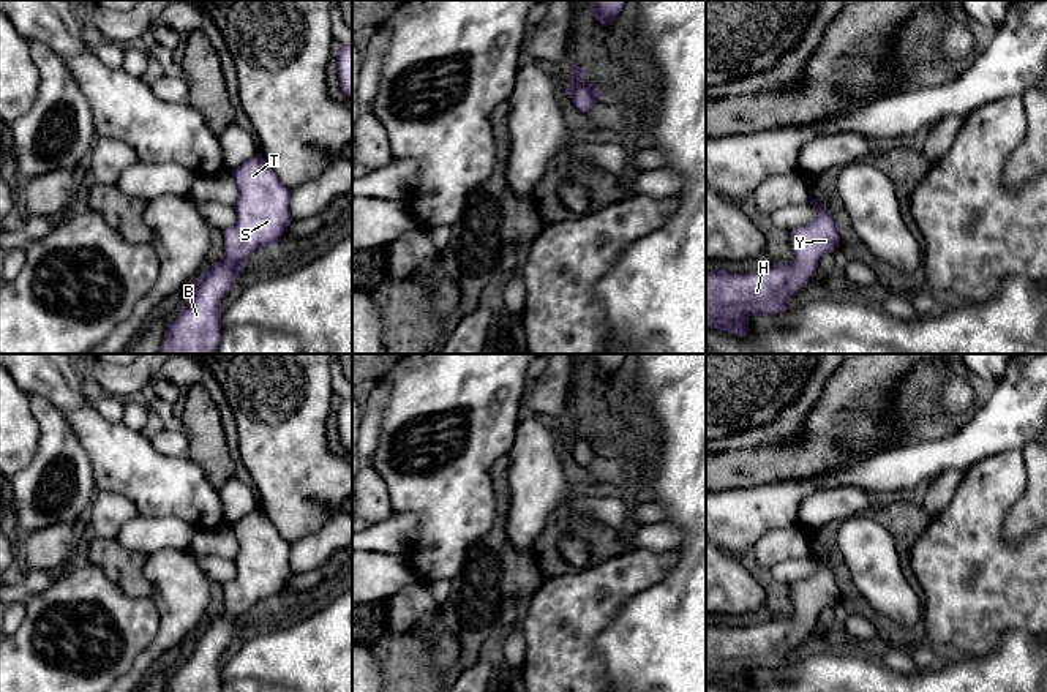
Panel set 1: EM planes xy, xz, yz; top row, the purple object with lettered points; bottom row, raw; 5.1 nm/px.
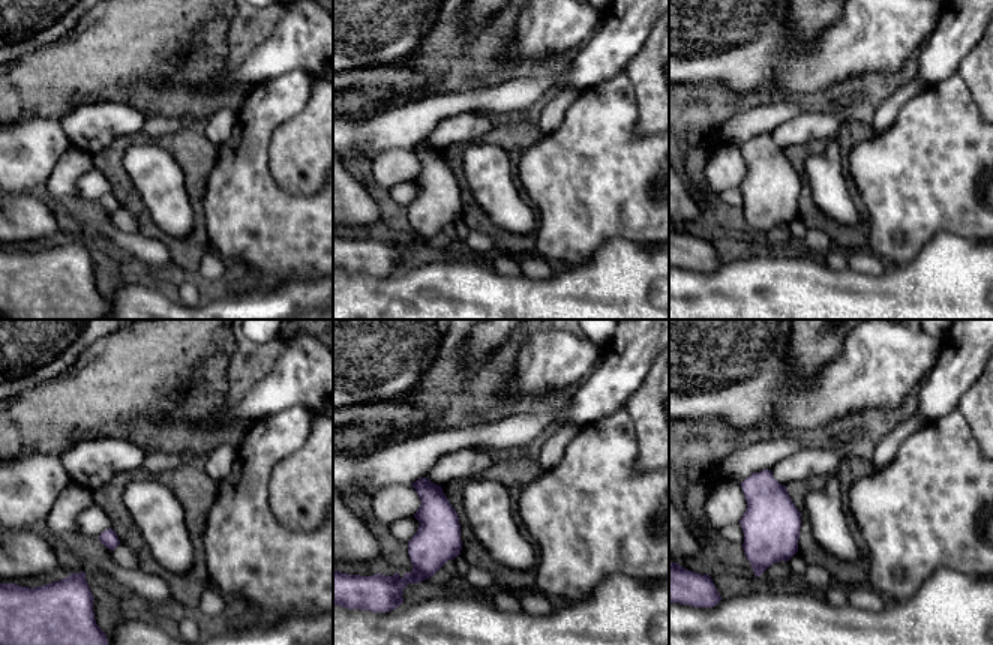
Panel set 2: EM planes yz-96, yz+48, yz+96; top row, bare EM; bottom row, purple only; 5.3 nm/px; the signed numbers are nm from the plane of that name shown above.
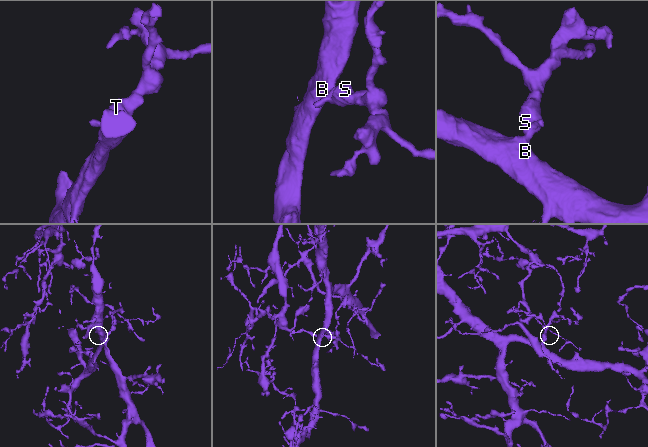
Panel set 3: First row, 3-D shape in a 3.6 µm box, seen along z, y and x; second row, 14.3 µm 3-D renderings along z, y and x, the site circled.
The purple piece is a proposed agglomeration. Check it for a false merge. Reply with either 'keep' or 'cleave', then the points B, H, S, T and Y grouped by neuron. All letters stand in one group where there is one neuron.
keep; B H S T Y

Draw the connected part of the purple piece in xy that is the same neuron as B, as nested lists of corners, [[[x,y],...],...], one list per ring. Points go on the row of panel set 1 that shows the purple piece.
[[[261,152],[231,172],[238,188],[234,204],[237,221],[224,234],[221,262],[205,267],[202,276],[191,284],[188,303],[172,324],[167,324],[158,354],[216,354],[221,341],[221,300],[234,288],[237,275],[245,270],[251,253],[262,246],[276,246],[292,221],[289,212],[291,191]]]

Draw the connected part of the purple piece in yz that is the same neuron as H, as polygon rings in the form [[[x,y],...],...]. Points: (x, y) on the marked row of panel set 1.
[[[810,194],[815,218],[791,231],[793,261],[745,273],[706,270],[706,325],[747,335],[750,316],[783,313],[818,269],[823,254],[840,246],[832,215]]]

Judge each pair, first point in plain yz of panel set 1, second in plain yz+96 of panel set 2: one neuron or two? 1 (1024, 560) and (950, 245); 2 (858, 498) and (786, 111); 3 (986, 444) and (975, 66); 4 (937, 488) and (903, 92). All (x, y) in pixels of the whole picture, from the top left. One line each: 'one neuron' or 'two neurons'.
1: two neurons
2: two neurons
3: two neurons
4: one neuron

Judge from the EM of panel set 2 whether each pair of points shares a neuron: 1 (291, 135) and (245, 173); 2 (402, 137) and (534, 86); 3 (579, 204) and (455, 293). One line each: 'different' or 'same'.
1: different
2: same
3: different

